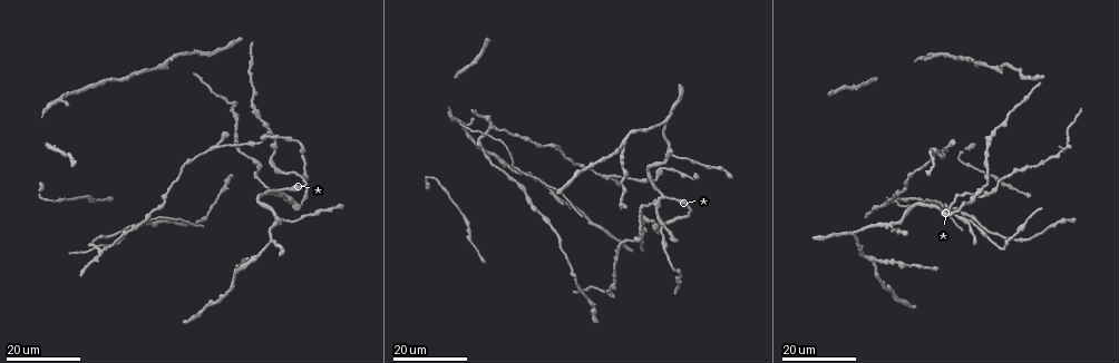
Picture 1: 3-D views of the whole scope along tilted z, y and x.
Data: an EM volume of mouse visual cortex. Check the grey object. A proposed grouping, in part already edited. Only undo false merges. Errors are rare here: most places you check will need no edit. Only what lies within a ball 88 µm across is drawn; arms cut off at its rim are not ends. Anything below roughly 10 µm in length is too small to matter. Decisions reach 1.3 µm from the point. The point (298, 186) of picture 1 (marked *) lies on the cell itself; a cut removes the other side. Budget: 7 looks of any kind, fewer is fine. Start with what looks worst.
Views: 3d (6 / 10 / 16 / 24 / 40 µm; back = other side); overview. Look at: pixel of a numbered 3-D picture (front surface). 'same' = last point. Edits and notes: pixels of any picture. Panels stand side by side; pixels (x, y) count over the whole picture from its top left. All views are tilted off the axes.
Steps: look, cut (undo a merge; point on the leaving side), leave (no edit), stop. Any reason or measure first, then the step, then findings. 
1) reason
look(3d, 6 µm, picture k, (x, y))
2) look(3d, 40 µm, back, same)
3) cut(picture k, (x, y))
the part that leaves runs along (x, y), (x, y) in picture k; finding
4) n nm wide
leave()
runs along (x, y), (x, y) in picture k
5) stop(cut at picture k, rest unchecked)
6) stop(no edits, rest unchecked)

look(3d, 16 µm, picture 1, (485, 135))

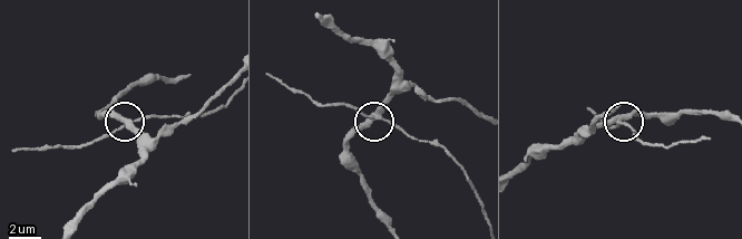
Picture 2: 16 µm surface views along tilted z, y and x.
look(3d, 6 µm, picture 2, (378, 115))

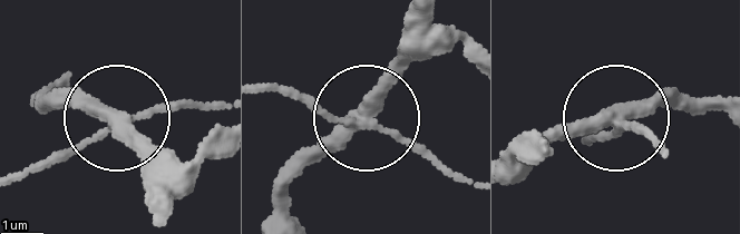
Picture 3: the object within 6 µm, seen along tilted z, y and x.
side arm 42 µm
leave()
runs along (215, 140), (181, 164), (124, 128), (129, 117), (207, 104) in picture 3; all the same cell

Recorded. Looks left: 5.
look(3d, 16 µm, picture 1, (891, 224))

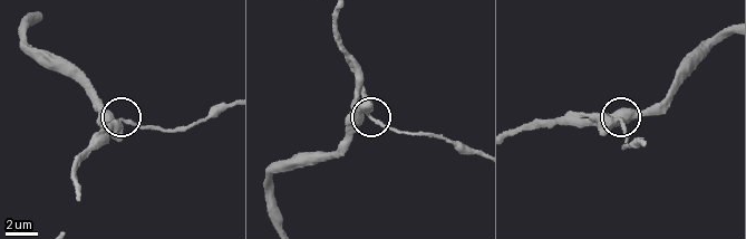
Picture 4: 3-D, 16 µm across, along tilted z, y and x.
look(3d, 6 µm, picture 4, (370, 116))

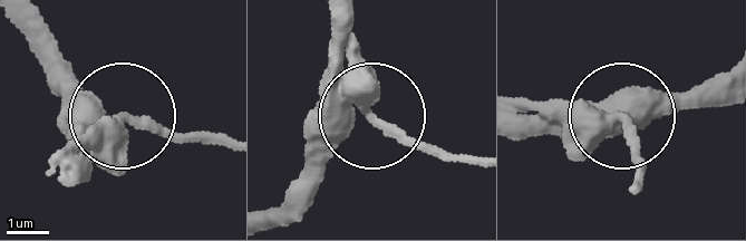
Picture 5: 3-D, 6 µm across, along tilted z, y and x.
side arm 21 µm
leave()
runs along (726, 70), (623, 109), (641, 188) in picture 5; all the same cell

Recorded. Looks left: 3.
calibre changes
look(3d, 16 µm, picture 1, (661, 168))

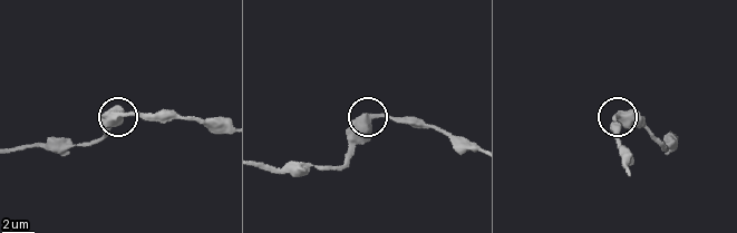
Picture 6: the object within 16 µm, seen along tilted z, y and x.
zoom in
look(3d, 6 µm, picture 6, (617, 114))

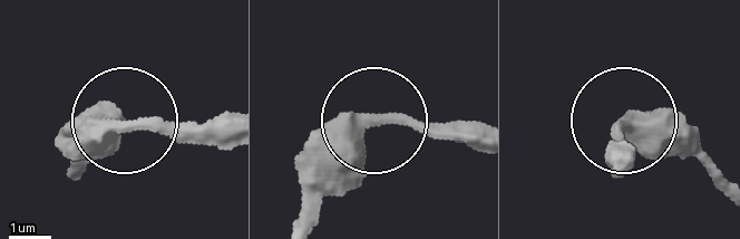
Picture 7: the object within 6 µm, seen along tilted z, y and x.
leave()
continuous, no second cell

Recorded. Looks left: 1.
stop(no edits, rest unchecked)

